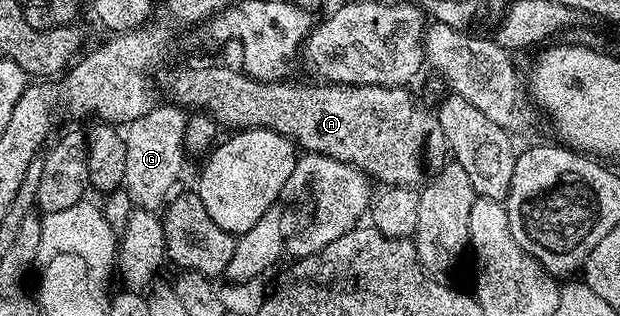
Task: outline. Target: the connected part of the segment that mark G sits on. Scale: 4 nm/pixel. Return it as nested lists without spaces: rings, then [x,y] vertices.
[[[174,105],[166,106],[155,106],[152,111],[145,113],[145,117],[137,117],[137,121],[128,123],[125,127],[123,187],[135,207],[143,207],[153,212],[158,212],[176,190],[174,189],[175,182],[183,171],[183,157],[185,158],[183,134],[189,116],[188,112]]]

